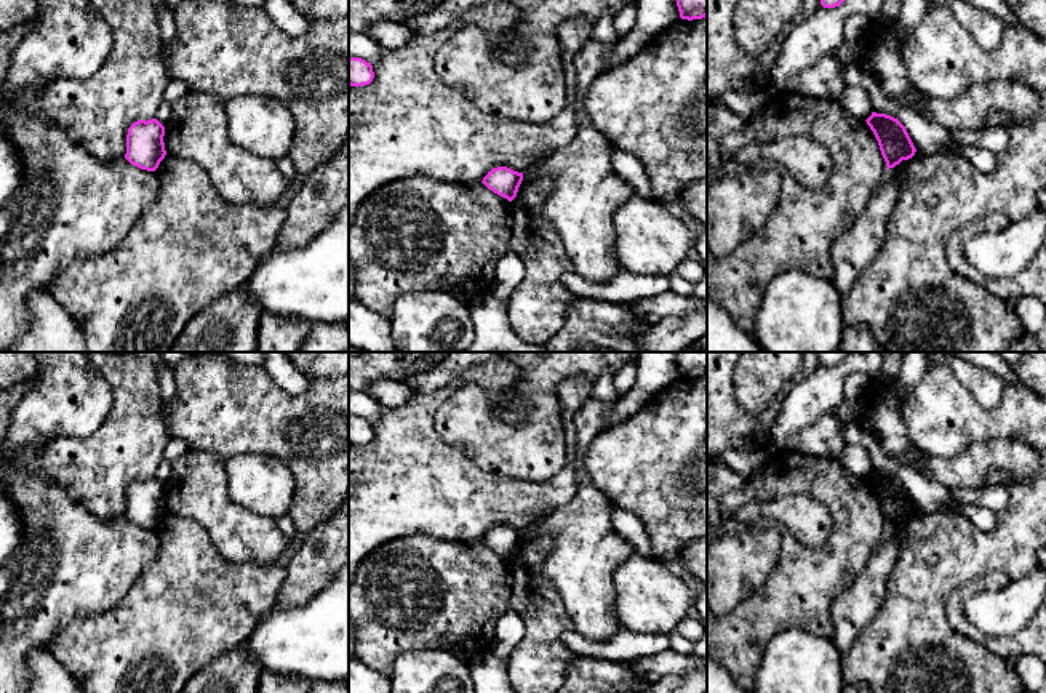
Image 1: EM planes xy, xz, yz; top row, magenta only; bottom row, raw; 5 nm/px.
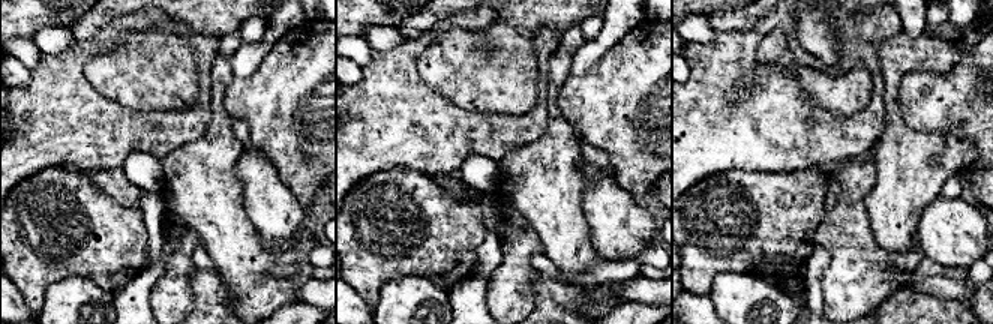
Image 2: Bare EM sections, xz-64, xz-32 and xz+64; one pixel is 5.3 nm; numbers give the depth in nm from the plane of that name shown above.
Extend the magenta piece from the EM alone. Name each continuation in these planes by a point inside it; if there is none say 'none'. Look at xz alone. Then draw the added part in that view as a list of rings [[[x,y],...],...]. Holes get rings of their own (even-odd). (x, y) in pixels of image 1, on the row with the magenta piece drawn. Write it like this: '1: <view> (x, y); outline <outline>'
none

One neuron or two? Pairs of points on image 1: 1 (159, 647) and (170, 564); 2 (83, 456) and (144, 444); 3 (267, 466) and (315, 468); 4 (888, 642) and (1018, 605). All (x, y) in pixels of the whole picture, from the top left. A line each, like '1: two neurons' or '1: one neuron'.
1: one neuron
2: one neuron
3: two neurons
4: two neurons

